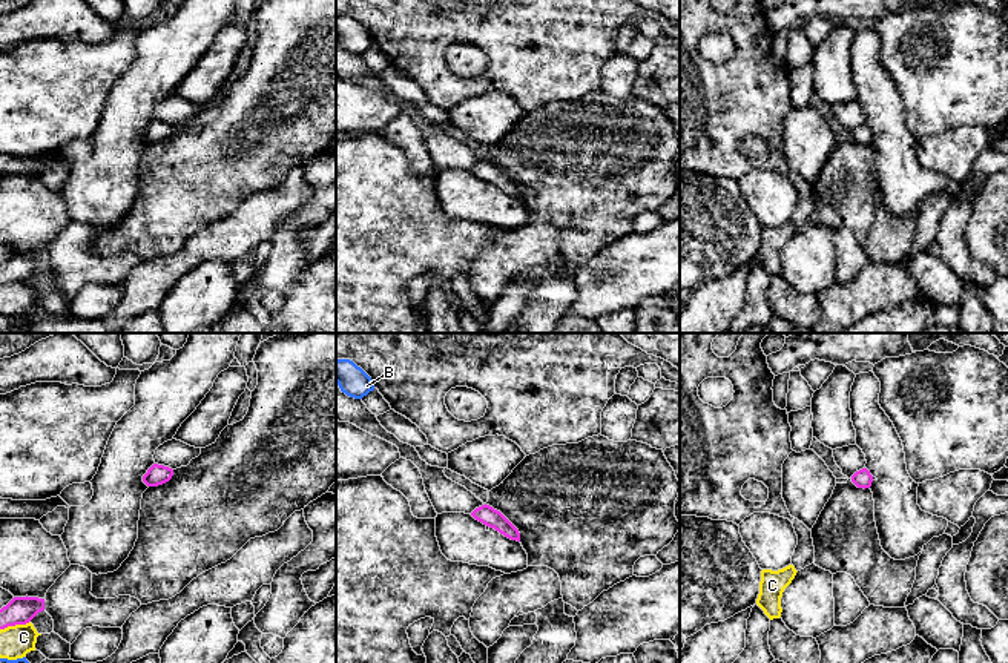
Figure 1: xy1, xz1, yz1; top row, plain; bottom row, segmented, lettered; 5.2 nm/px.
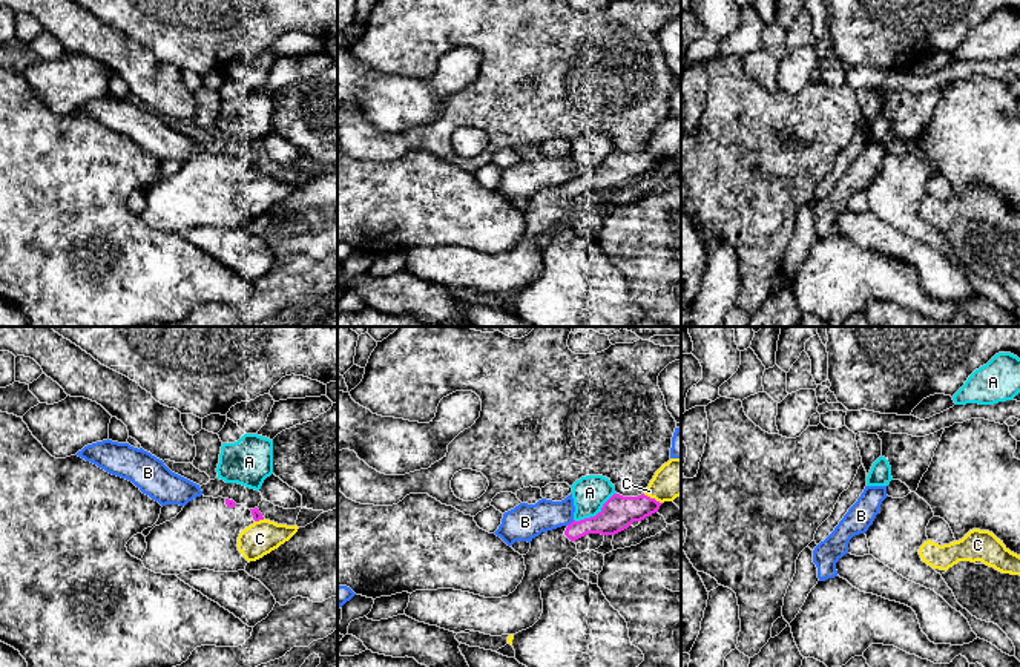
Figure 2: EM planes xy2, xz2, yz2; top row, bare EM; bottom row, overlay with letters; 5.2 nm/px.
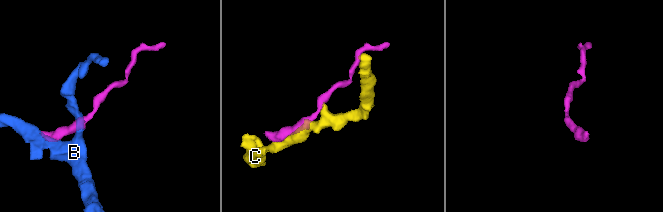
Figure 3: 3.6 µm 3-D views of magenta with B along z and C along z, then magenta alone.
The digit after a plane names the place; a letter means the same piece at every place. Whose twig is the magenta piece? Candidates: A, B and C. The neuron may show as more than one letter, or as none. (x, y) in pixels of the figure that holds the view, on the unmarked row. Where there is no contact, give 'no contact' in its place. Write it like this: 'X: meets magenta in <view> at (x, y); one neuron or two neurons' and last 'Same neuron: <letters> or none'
A: meets magenta in xz2 at (597, 170); two neurons
B: meets magenta in xz2 at (571, 180); two neurons
C: meets magenta in xz2 at (652, 155); two neurons
Same neuron: none

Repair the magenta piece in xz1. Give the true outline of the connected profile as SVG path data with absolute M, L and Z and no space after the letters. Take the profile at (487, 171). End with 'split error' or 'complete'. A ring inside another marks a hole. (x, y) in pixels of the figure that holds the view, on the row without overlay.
M485 160L476 164L471 172L483 181L494 184L505 193L520 198L519 186L500 167L494 166L492 163Z; complete

